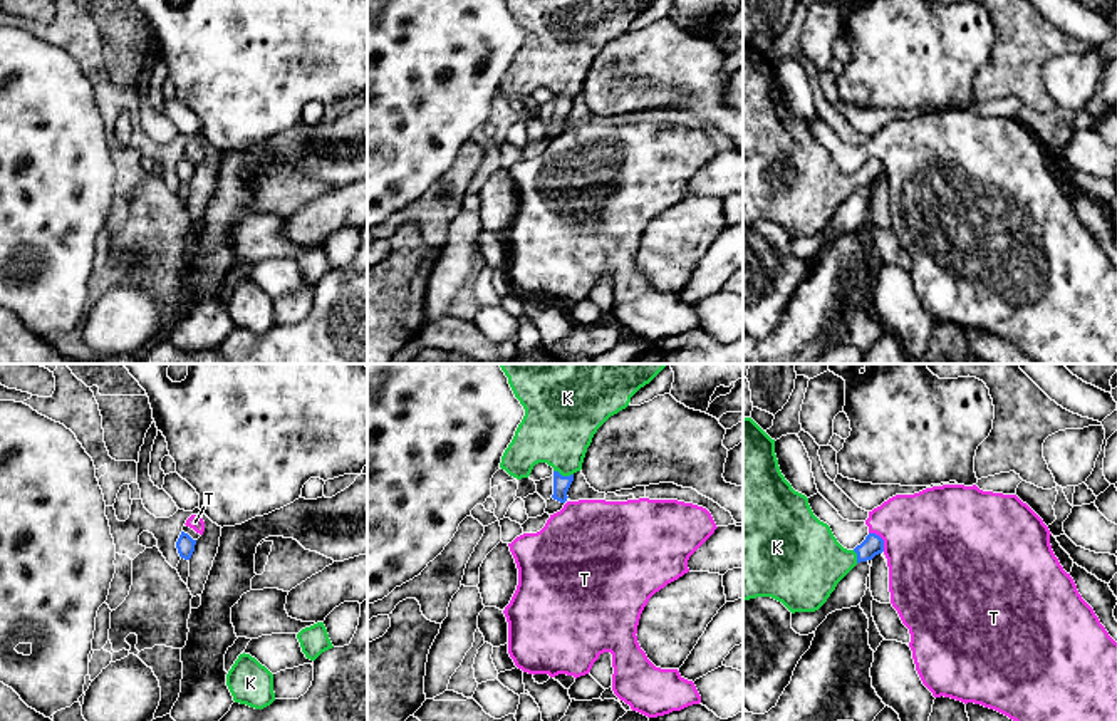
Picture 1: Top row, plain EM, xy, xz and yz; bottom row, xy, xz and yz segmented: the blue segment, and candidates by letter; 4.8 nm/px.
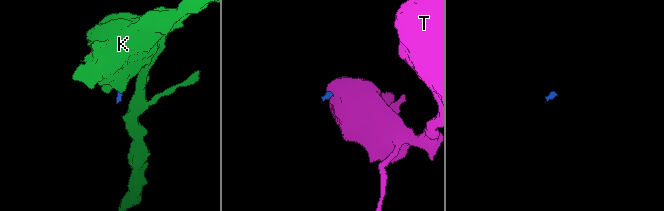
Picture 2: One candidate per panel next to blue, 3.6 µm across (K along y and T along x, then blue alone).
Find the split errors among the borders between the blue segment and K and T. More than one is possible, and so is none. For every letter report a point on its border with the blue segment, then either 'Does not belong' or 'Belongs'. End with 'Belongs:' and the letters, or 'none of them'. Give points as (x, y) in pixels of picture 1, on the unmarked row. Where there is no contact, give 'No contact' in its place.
K: Touches blue at xz (564, 101). Belongs
T: Touches blue at yz (881, 163). Does not belong
Belongs: K

